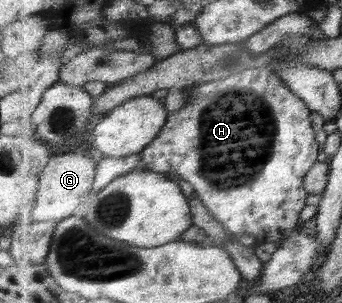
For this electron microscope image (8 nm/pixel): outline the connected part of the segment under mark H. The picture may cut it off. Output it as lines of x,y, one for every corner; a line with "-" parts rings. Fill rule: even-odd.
255,67
237,76
233,75
220,81
198,84
193,87
190,98
184,103
184,106
179,111
170,115
168,123
165,124
160,136
144,149
142,152
143,159
139,167
182,178
190,182
198,196
215,214
215,218
235,235
248,235
258,245
283,242
299,231
302,226
302,220
299,216
303,213
303,209
307,207
308,197
311,195
310,191
306,188
306,180
313,166
319,162
319,151
321,151
319,143
323,140
323,137
322,134
315,133
315,127
313,127
311,122
313,112
308,106
308,102
304,98
299,97
297,92
293,91
291,86
285,82
285,79
280,74
274,72
271,67

